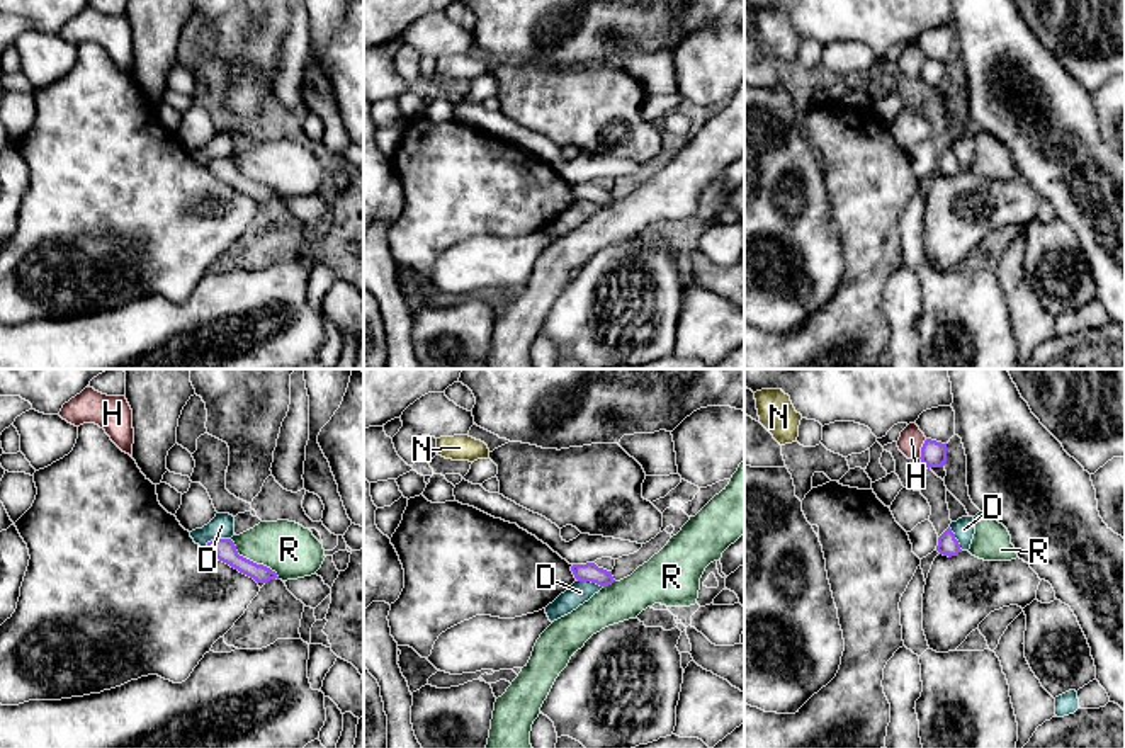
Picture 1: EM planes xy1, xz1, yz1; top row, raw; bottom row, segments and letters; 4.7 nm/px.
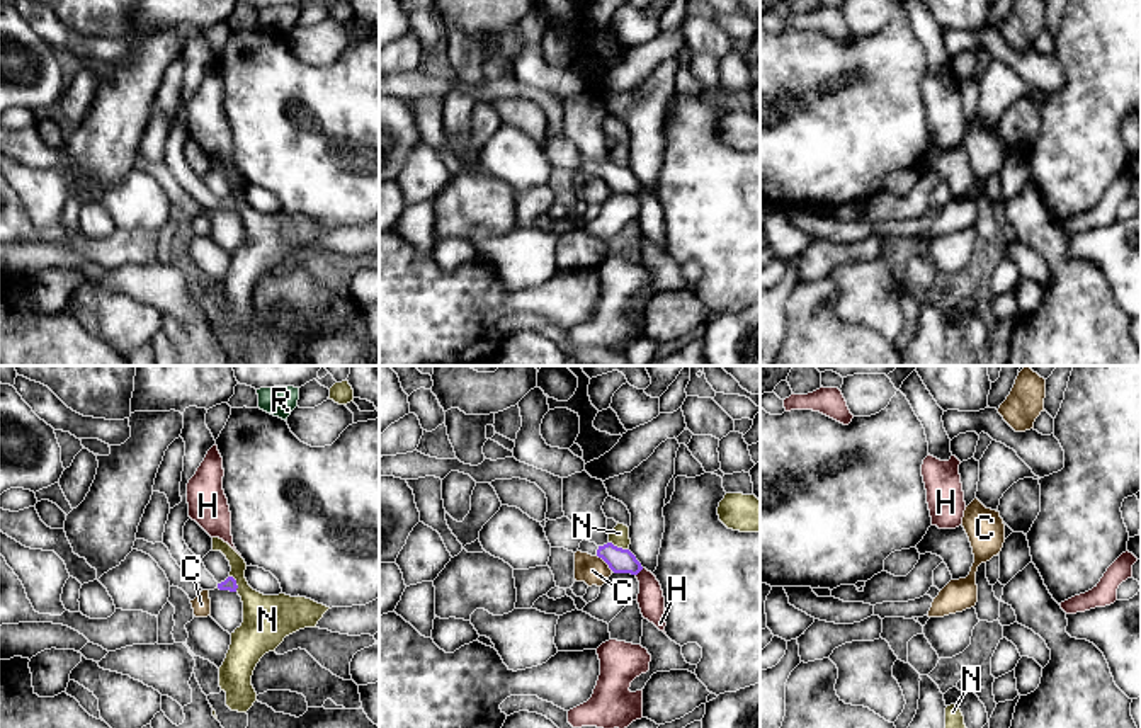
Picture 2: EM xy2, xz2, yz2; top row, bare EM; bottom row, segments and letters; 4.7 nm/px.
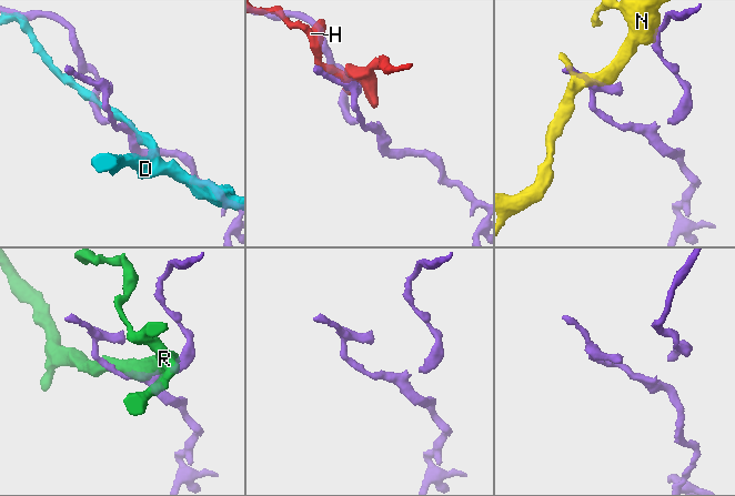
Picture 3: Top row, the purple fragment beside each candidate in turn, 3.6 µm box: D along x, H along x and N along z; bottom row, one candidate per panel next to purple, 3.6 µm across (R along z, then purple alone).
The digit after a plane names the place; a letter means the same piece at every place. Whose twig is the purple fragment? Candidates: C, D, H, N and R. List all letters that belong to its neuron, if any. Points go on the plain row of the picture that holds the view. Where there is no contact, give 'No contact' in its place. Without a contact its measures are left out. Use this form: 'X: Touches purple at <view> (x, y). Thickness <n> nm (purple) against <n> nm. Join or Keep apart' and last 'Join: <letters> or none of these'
C: Touches purple at xz2 (606, 181). Thickness 120 nm (purple) against 140 nm. Keep apart
D: Touches purple at xy1 (216, 158). Thickness 110 nm (purple) against 110 nm. Keep apart
H: Touches purple at yz1 (921, 68). Thickness 130 nm (purple) against 120 nm. Keep apart
N: Touches purple at xz2 (619, 167). Thickness 120 nm (purple) against 100 nm. Keep apart
R: Touches purple at xy1 (252, 181). Thickness 110 nm (purple) against 260 nm. Keep apart
Join: none of these

